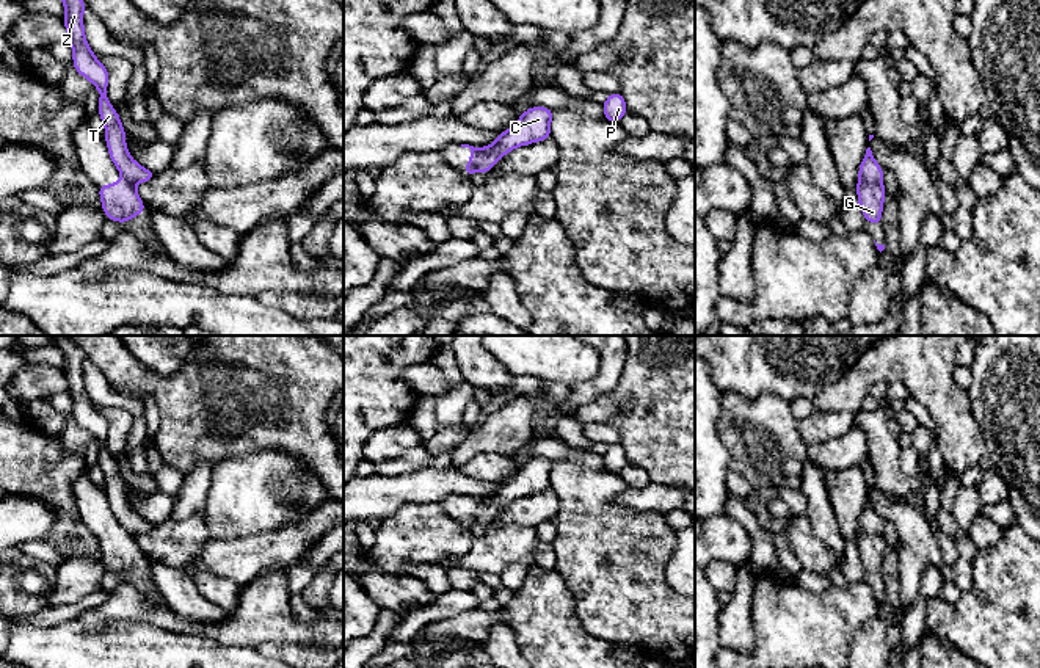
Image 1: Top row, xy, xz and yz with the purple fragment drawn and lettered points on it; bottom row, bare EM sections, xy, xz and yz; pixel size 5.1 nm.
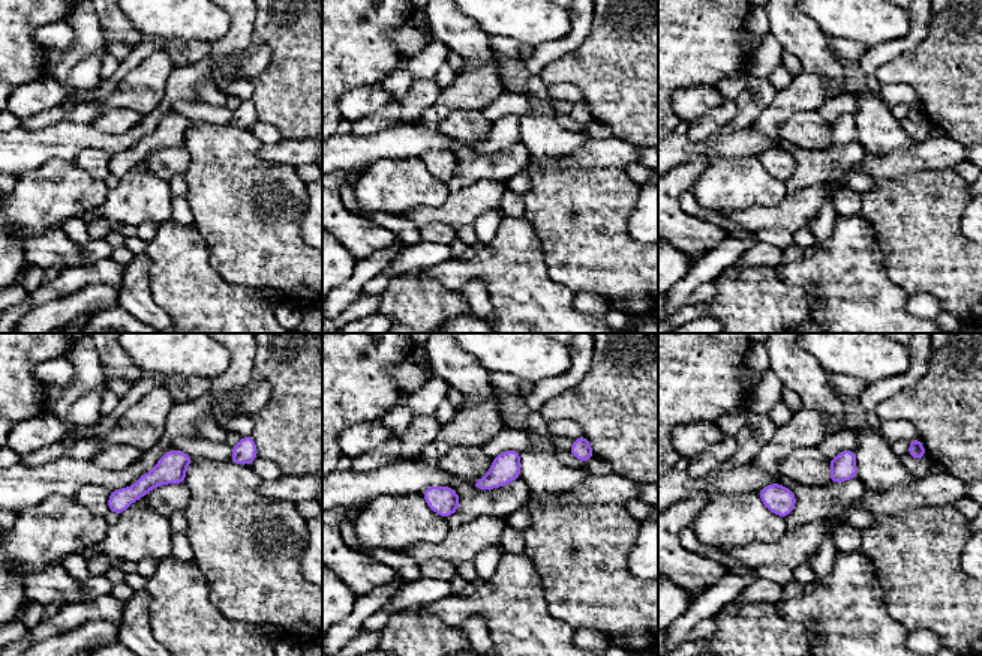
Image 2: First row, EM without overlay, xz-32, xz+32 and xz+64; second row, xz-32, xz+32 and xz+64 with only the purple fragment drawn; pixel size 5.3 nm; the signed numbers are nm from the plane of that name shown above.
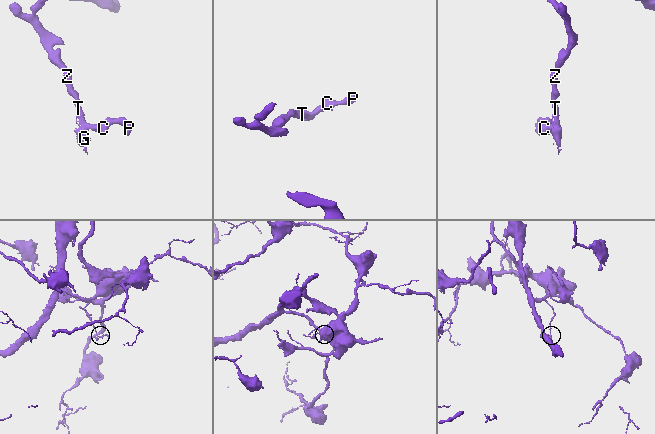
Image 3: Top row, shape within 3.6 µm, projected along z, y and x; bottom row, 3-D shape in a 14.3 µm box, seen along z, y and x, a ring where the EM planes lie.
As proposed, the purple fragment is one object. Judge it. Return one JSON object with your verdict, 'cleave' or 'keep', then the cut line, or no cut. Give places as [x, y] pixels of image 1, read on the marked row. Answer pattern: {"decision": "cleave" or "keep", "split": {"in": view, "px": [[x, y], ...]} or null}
{"decision": "cleave", "split": {"in": "xz", "px": [[480, 149], [476, 159], [476, 170]]}}

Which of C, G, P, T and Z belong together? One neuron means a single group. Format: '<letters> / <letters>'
C P T Z / G

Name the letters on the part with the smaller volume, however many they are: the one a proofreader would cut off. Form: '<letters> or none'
G

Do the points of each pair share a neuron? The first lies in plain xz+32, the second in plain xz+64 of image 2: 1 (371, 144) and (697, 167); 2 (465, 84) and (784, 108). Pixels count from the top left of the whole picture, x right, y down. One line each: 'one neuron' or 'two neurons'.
1: two neurons
2: one neuron

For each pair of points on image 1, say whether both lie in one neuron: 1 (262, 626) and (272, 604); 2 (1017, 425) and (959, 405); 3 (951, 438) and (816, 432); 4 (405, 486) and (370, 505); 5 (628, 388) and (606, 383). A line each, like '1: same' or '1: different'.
1: same
2: different
3: different
4: same
5: different

